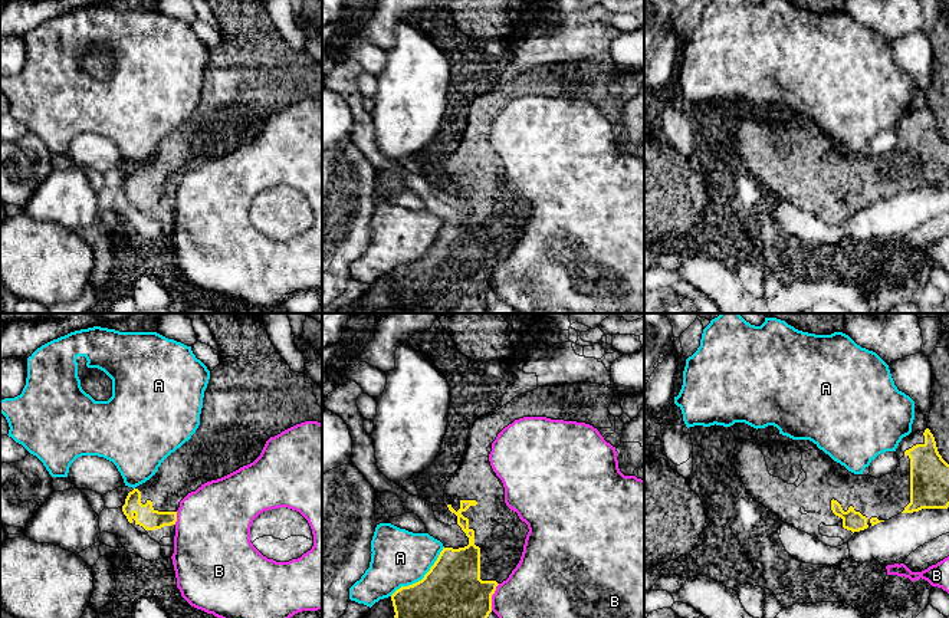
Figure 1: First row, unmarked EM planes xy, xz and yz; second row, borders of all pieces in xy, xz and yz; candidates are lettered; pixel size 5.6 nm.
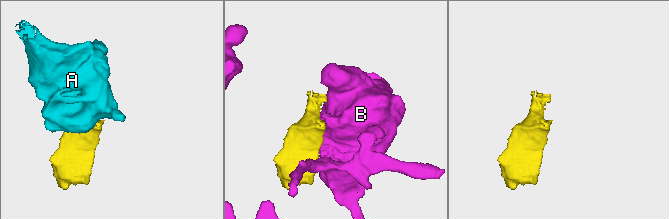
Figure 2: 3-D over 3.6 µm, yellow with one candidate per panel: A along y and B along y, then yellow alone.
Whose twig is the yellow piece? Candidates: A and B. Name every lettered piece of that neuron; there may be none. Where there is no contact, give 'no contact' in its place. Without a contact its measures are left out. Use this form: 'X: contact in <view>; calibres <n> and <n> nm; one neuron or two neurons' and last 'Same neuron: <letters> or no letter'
A: contact in xz; calibres 500 and 320 nm; two neurons
B: contact in xz; calibres 440 and 400 nm; two neurons
Same neuron: no letter

